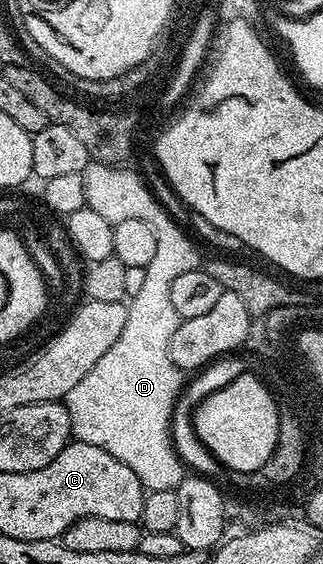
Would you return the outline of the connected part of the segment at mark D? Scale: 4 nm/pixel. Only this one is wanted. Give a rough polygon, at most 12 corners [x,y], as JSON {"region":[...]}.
{"region":[[89,162],[87,206],[158,241],[122,337],[70,389],[77,443],[176,490],[170,299],[202,258],[132,171]]}

